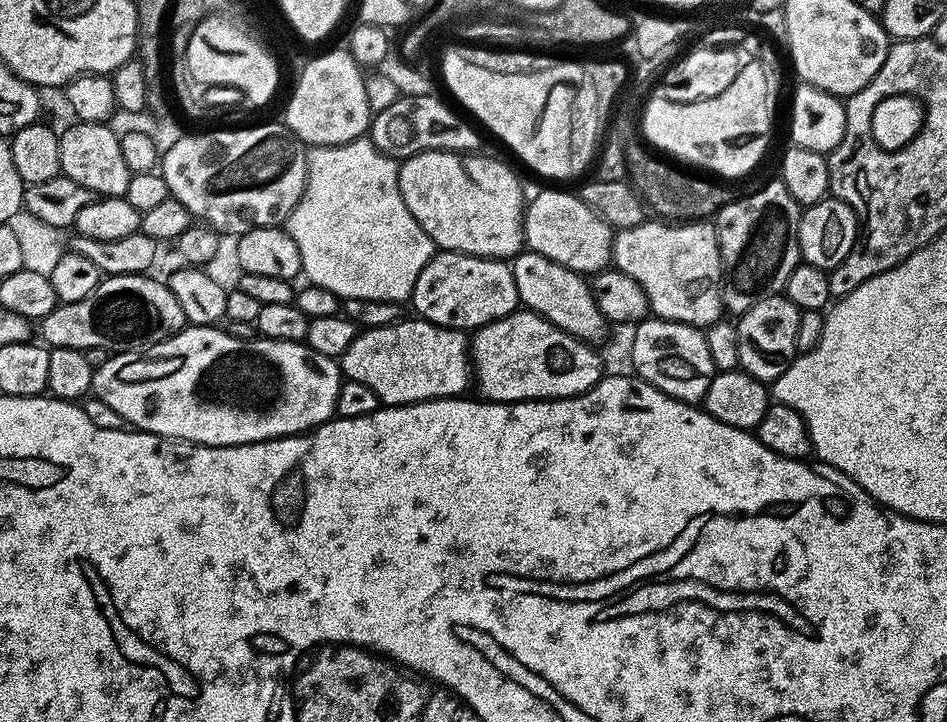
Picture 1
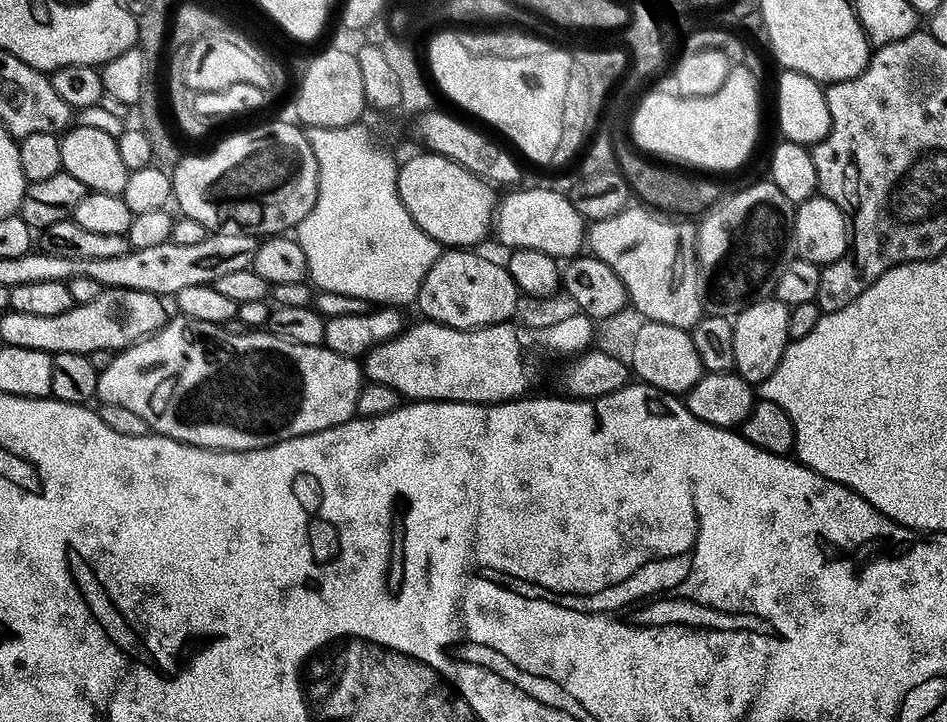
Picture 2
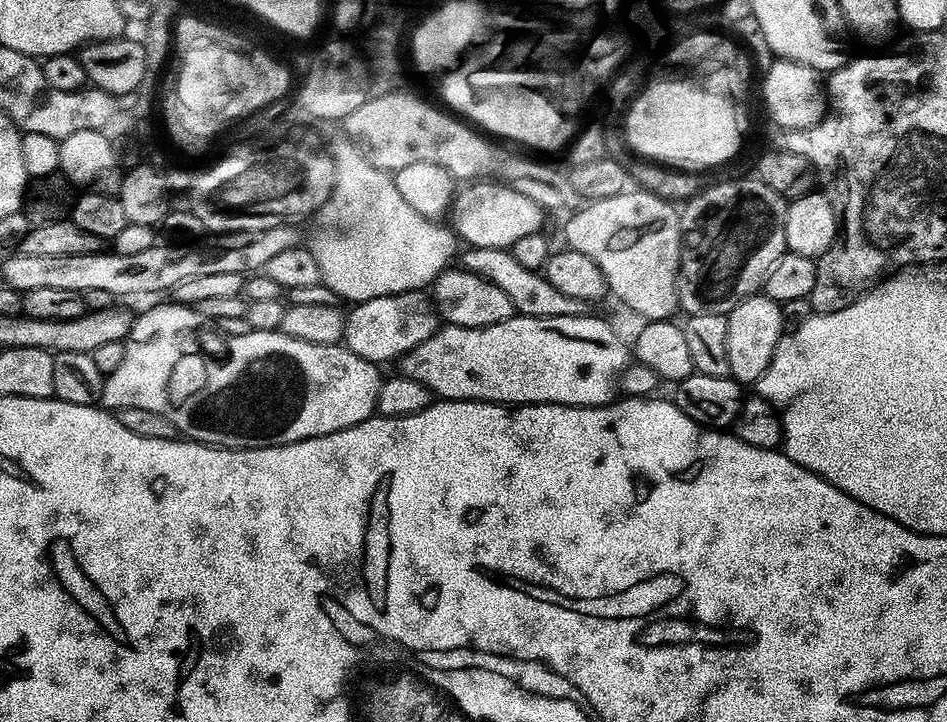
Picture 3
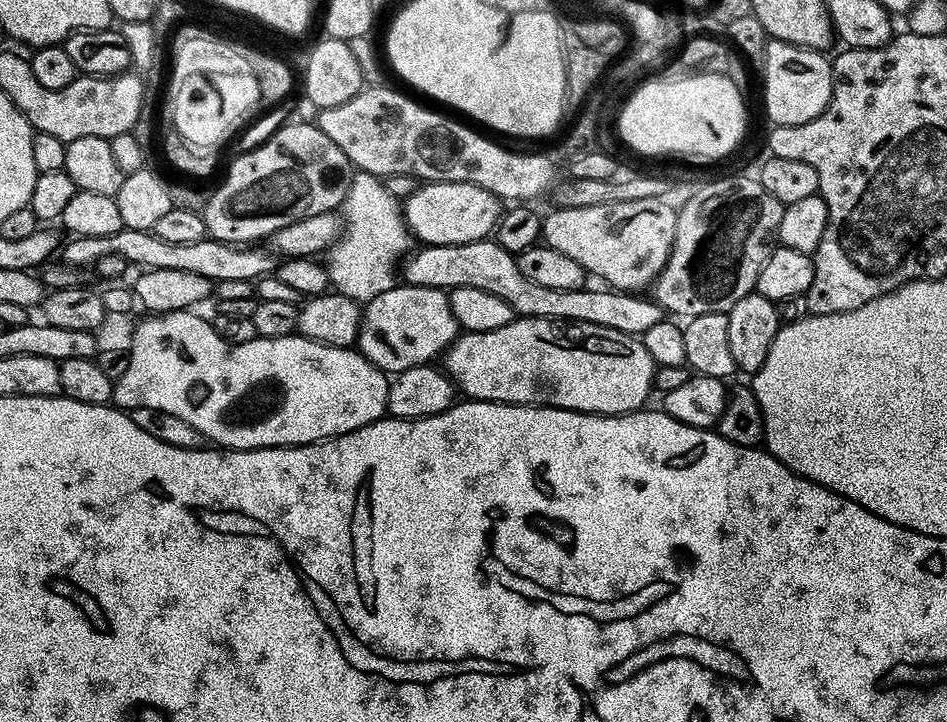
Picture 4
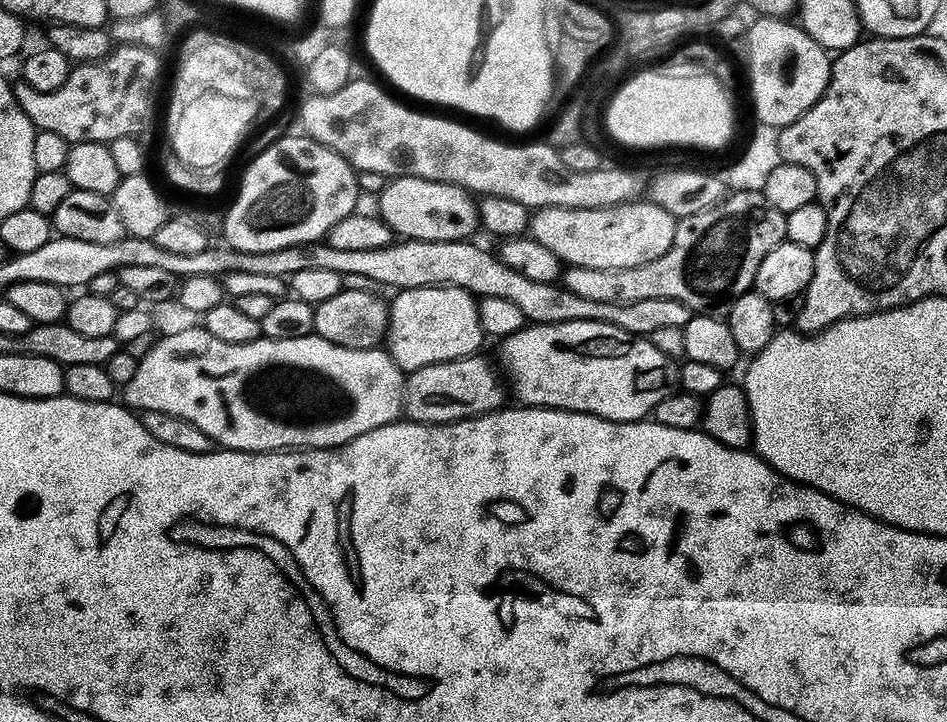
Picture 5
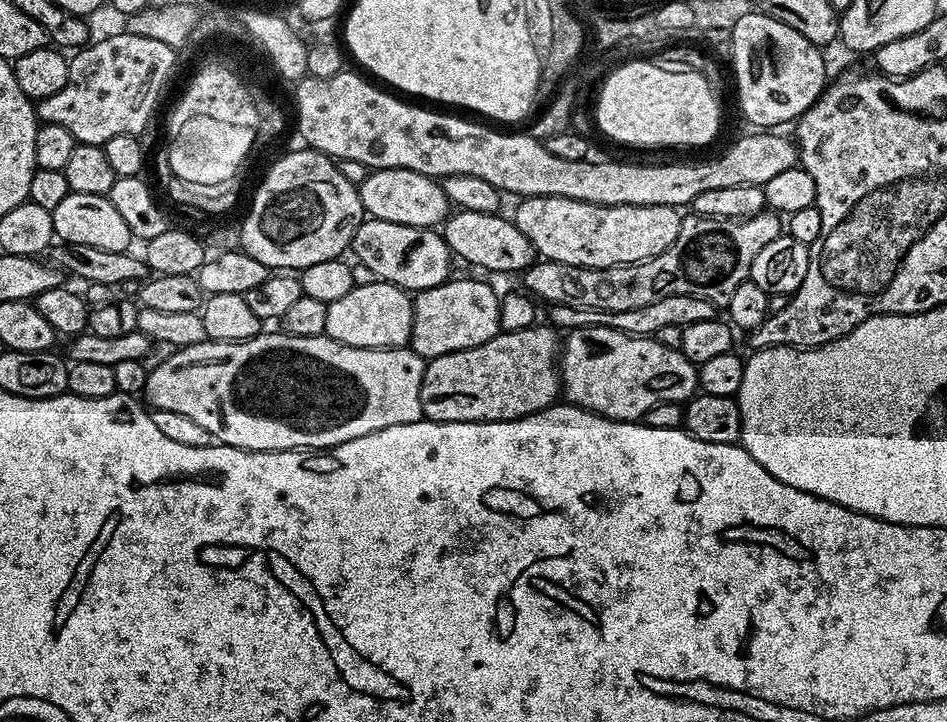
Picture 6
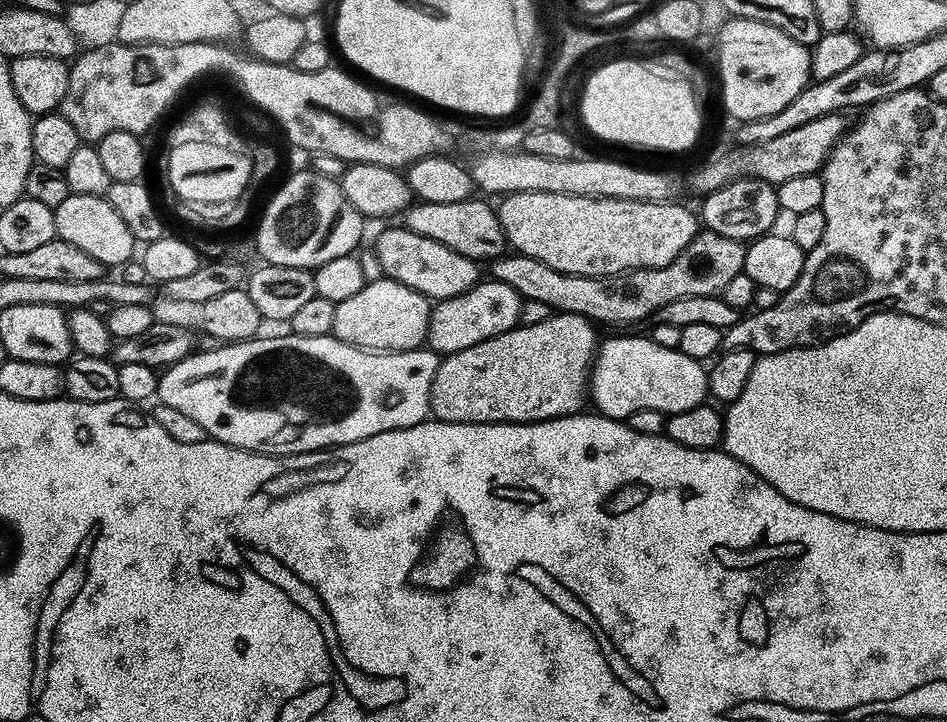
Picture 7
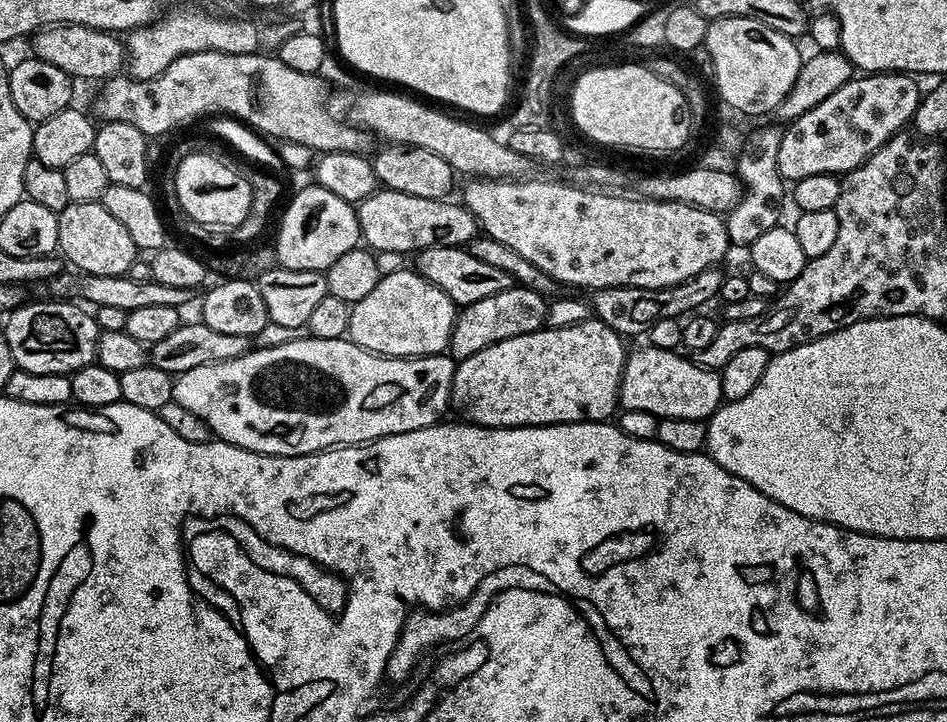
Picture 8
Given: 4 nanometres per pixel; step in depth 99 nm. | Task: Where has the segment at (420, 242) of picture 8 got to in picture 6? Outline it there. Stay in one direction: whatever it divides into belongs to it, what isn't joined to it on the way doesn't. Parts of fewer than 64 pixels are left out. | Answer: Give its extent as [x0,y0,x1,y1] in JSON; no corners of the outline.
[442,211,538,274]

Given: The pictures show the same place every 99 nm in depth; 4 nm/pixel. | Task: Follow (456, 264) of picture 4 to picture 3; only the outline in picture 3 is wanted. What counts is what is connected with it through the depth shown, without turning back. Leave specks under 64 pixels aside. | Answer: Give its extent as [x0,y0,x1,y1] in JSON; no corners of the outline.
[458,246,586,318]

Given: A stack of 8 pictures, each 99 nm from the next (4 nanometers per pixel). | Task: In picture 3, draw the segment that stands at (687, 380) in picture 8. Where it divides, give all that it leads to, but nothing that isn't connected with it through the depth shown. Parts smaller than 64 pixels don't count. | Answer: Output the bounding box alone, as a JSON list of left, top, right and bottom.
[398,312,631,407]

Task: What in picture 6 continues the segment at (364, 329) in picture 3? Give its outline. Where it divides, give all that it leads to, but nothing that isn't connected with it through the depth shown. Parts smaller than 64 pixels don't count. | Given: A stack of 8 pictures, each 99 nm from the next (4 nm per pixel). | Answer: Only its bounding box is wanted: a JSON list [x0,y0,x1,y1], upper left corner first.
[410,278,502,358]

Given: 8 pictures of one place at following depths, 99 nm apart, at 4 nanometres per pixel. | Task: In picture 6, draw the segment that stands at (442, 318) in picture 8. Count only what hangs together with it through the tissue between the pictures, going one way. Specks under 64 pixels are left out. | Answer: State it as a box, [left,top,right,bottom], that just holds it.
[324,282,413,348]

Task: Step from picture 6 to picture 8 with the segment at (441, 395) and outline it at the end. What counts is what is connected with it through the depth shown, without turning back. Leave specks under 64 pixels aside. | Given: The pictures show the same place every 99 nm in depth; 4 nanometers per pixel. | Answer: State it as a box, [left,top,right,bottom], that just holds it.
[450,318,626,428]

